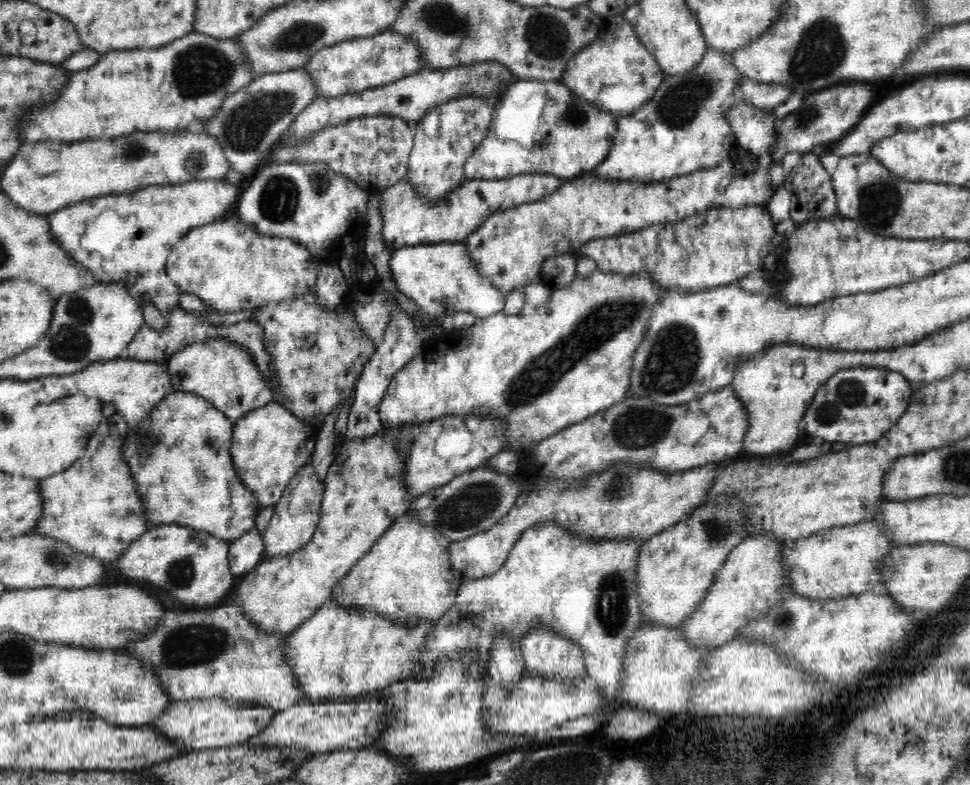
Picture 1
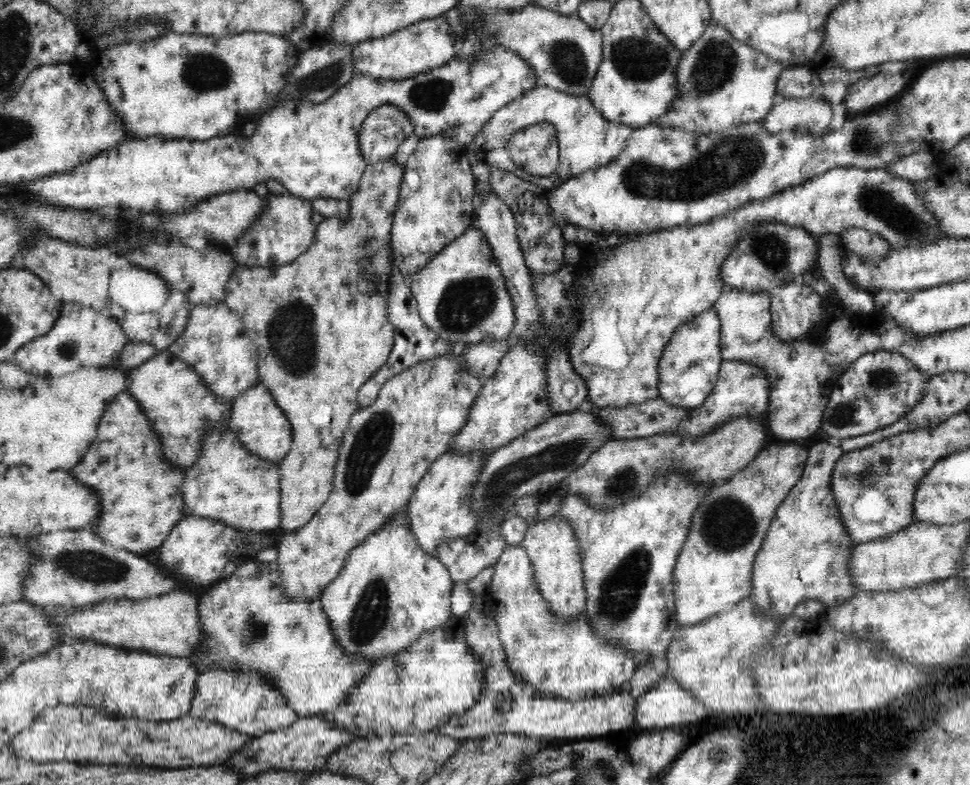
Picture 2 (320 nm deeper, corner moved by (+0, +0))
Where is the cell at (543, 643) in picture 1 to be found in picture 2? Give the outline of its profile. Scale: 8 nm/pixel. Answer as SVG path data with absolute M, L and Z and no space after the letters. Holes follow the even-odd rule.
M557 513L551 518L543 519L541 522L529 522L523 542L519 545L527 550L528 556L532 561L535 581L537 582L540 594L548 603L548 606L563 619L571 619L587 610L587 594L585 591L584 574L582 567L582 557L578 536L570 521L563 515Z

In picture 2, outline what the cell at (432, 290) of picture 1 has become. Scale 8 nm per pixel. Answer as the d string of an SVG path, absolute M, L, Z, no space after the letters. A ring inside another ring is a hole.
M476 225L455 238L411 282L419 315L428 328L457 348L498 343L512 335L515 307L491 244Z

